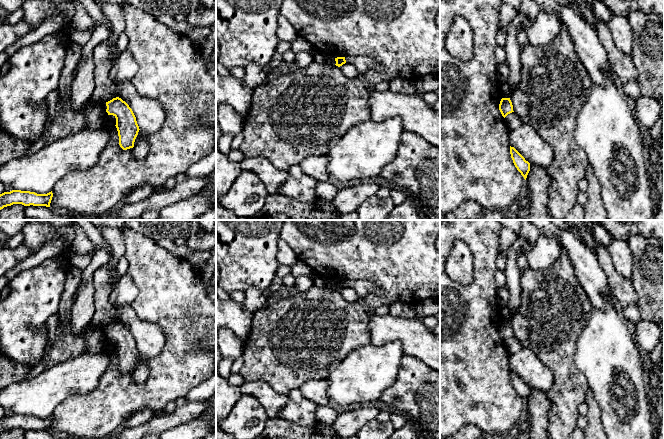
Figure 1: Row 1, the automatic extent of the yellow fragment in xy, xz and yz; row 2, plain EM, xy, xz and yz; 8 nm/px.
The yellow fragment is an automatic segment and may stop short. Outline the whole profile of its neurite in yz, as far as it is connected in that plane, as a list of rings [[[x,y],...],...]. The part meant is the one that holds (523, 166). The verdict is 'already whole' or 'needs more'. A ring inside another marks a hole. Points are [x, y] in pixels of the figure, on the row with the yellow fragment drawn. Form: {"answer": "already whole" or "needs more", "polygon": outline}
{"answer": "already whole", "polygon": [[[510,146],[510,154],[515,167],[526,180],[527,175],[530,171],[530,163],[526,161],[525,158],[514,147],[511,146]]]}

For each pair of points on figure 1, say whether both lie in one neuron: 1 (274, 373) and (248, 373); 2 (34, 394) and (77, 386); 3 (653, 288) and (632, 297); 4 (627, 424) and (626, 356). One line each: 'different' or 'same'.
1: same
2: same
3: different
4: same

